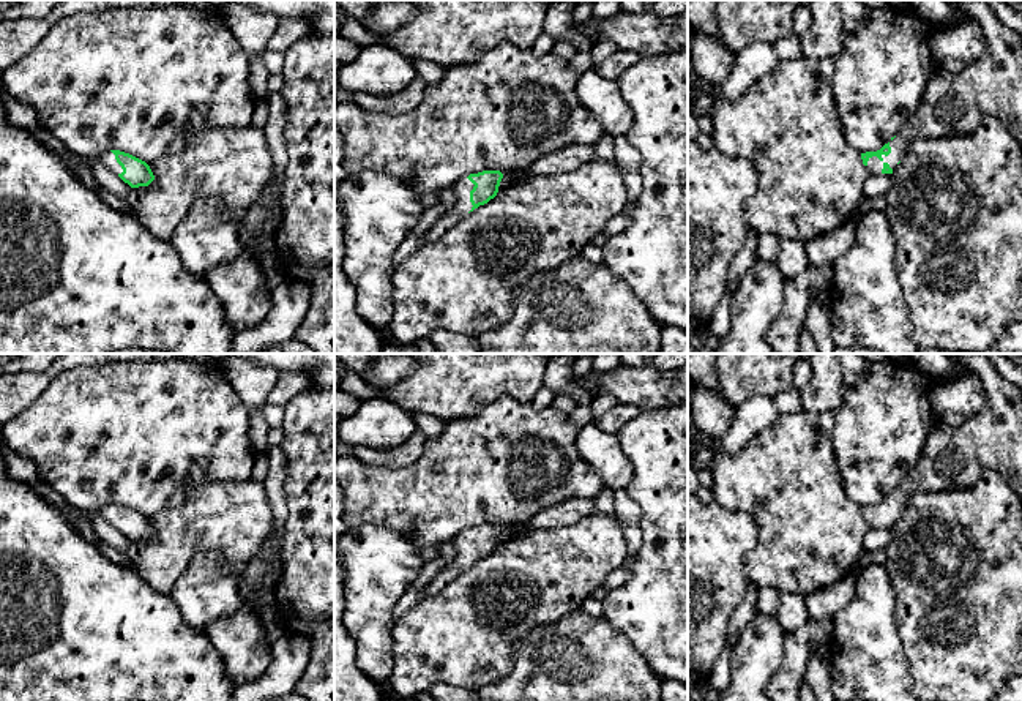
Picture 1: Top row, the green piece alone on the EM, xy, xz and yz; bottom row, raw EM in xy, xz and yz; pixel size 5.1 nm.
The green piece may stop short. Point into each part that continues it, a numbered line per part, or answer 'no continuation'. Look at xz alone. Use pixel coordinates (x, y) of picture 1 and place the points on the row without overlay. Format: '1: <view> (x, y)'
1: xz (462, 542)

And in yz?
1: yz (954, 457)

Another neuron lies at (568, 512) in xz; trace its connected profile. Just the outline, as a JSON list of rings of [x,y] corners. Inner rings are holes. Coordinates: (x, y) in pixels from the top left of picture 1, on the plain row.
[[[568,499],[538,512],[527,524],[532,529],[552,530],[571,526],[596,512],[591,499]]]

